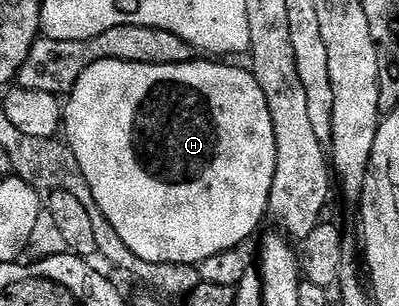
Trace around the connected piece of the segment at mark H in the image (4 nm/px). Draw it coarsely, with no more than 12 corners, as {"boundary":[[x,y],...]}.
{"boundary":[[92,63],[64,140],[124,247],[197,267],[270,208],[249,68]]}

